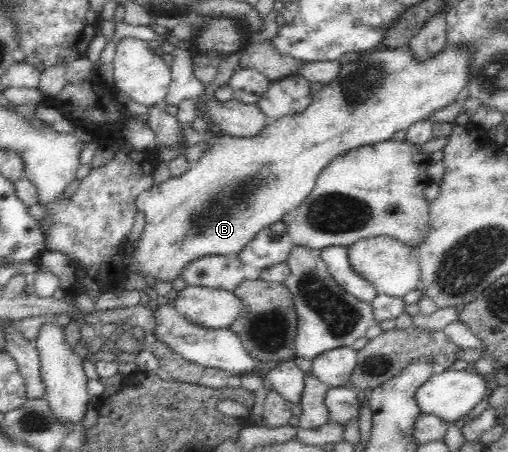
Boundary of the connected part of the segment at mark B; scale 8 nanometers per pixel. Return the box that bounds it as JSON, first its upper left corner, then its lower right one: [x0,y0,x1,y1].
[125,44,472,282]

